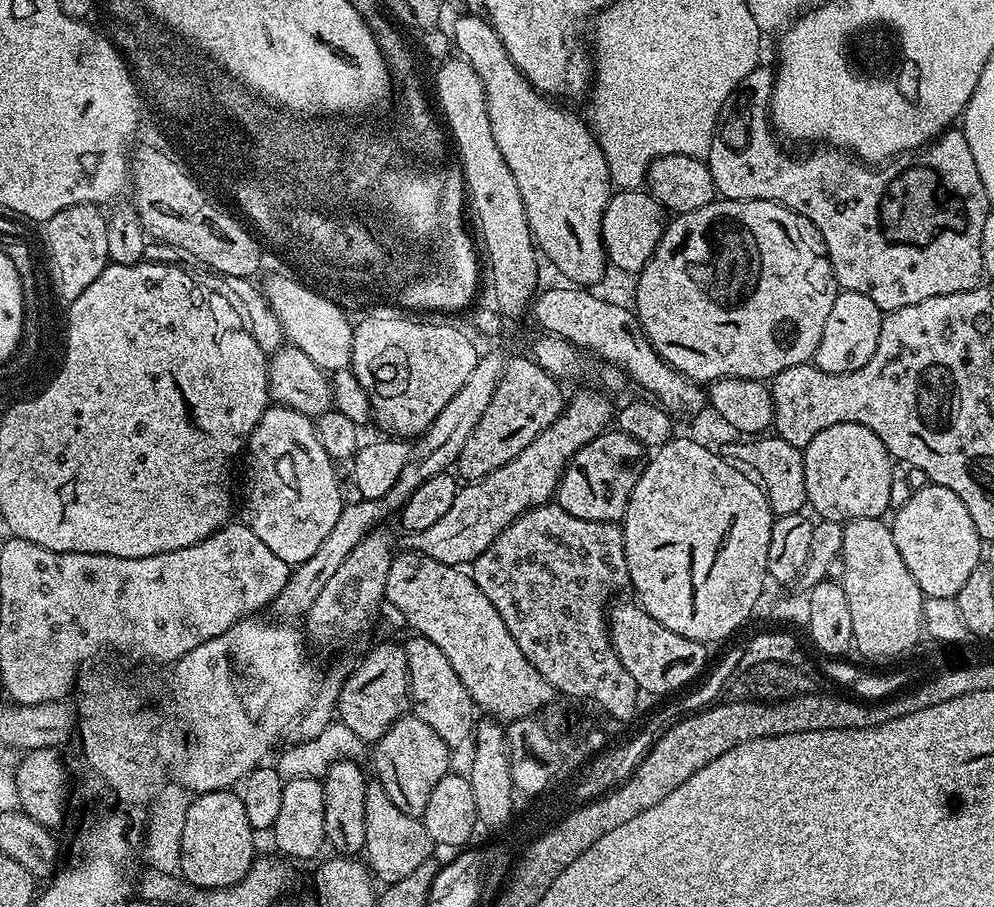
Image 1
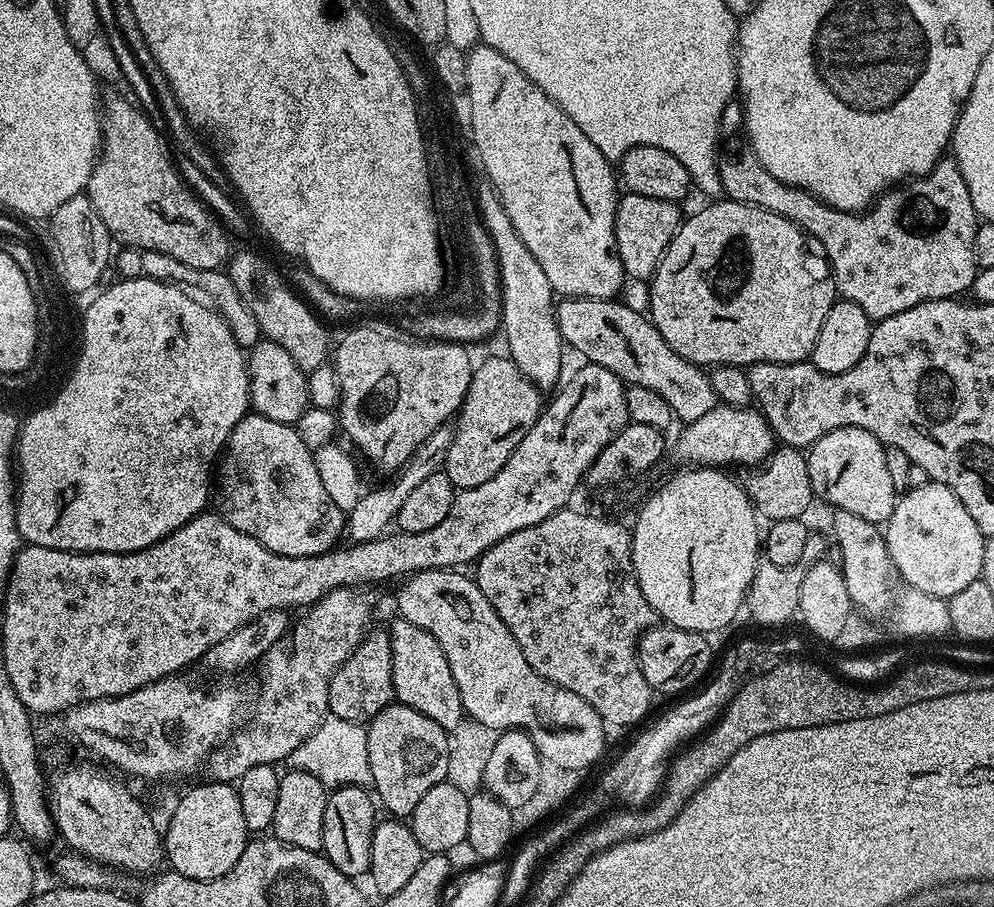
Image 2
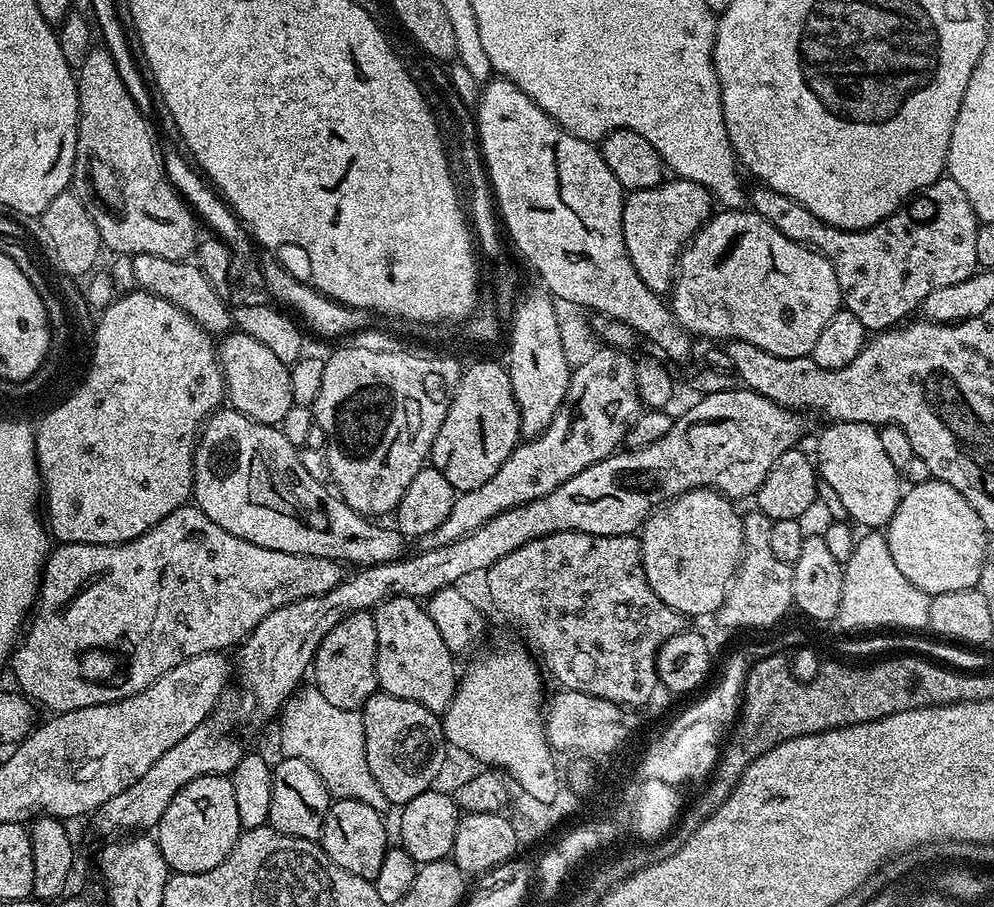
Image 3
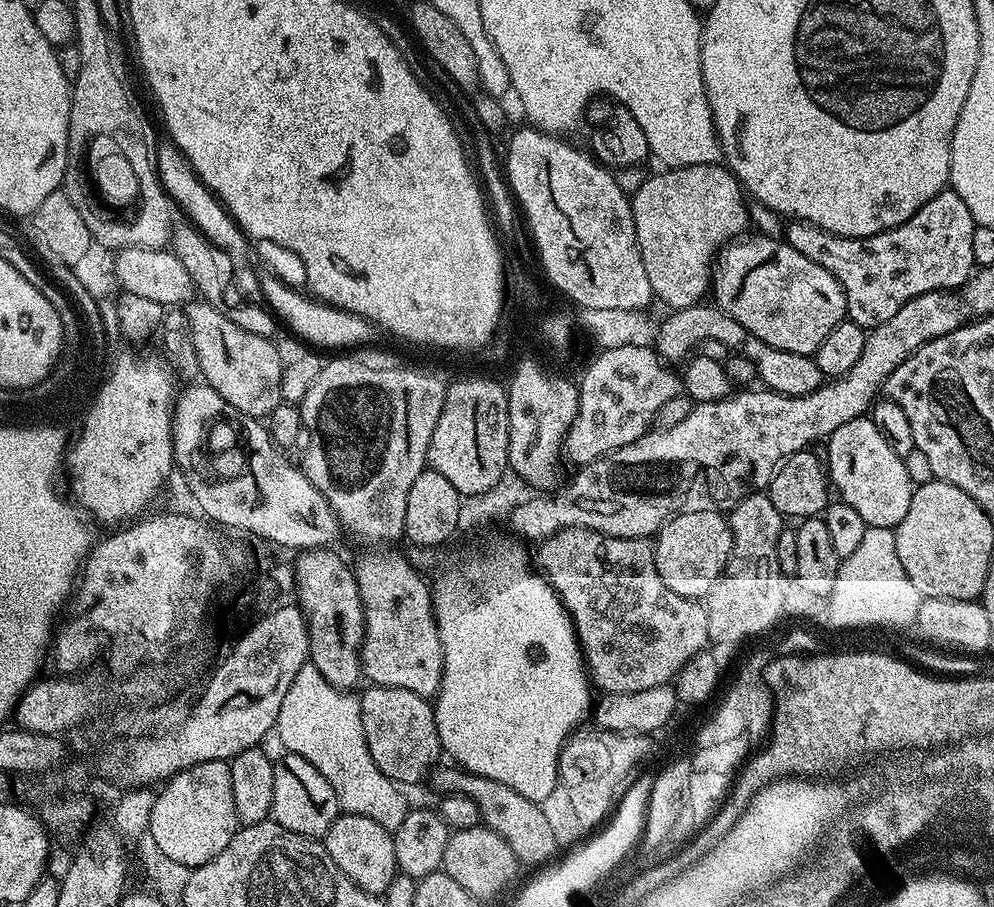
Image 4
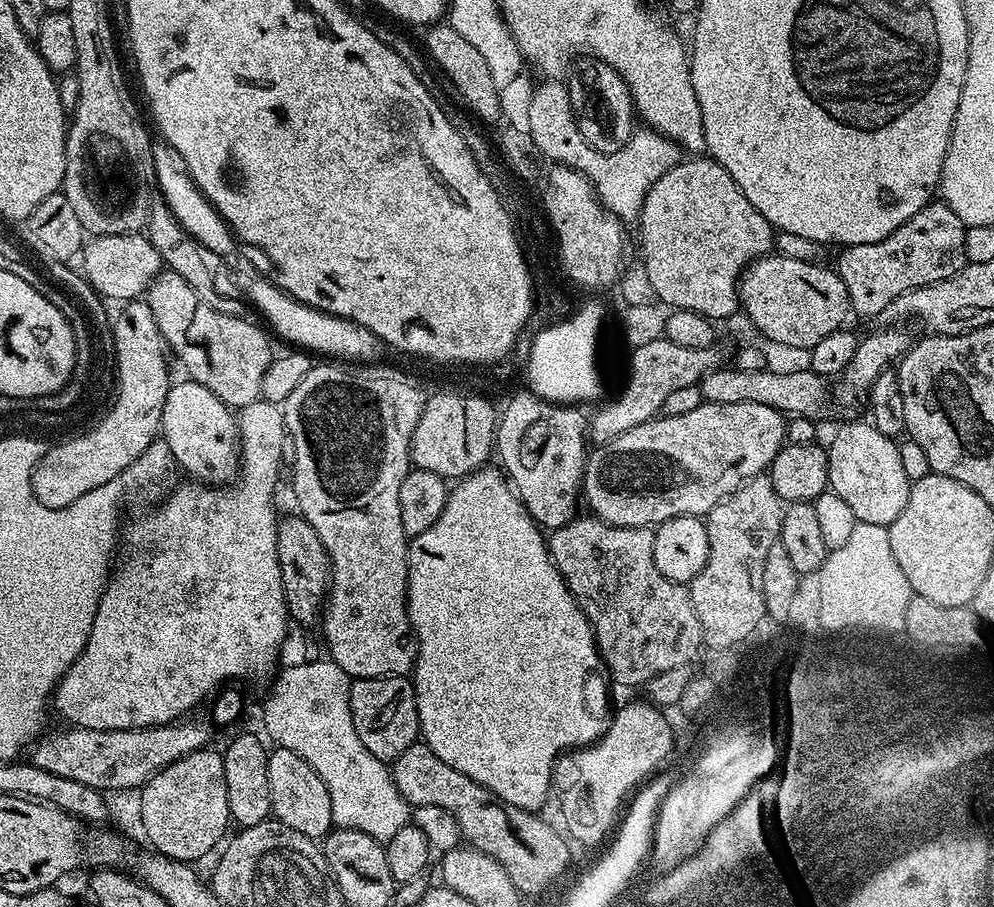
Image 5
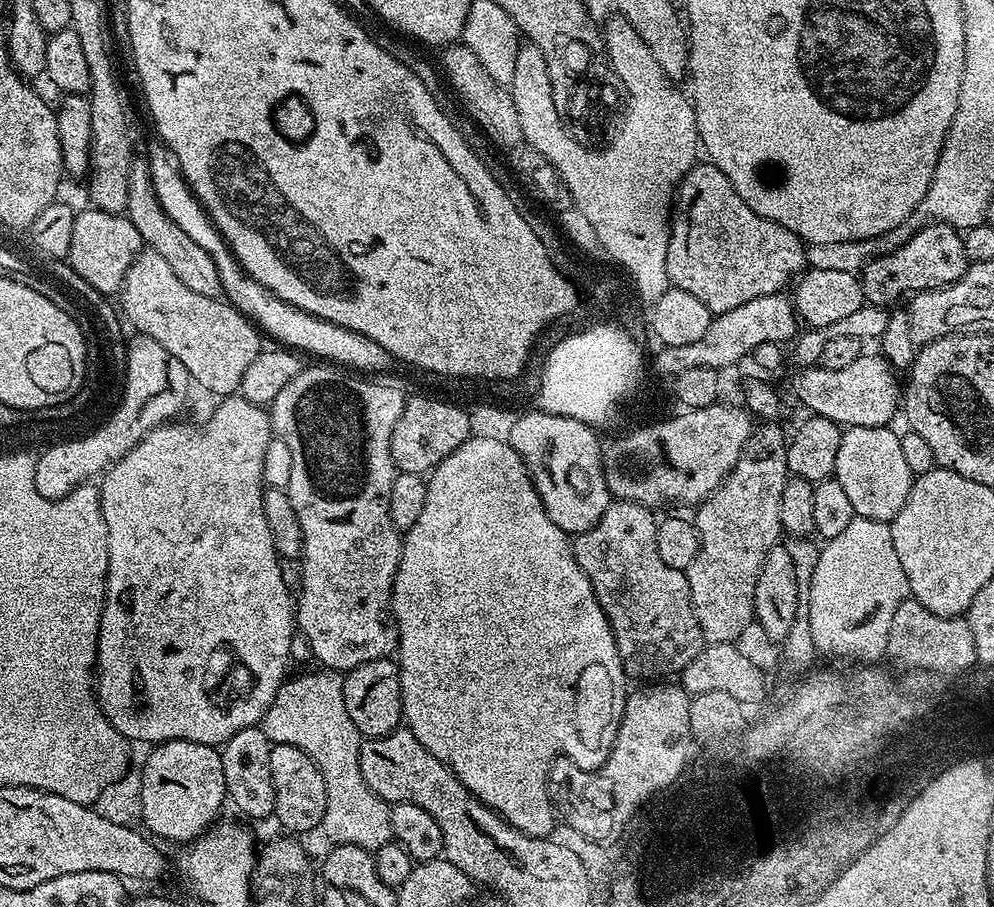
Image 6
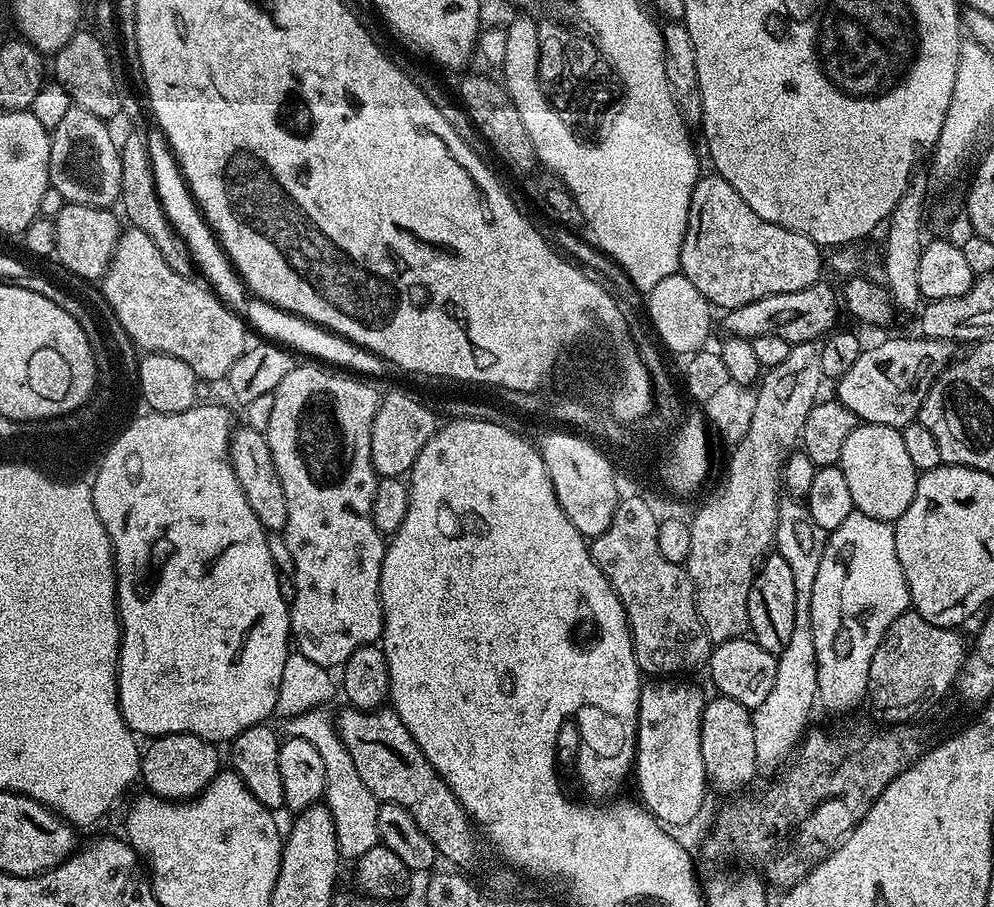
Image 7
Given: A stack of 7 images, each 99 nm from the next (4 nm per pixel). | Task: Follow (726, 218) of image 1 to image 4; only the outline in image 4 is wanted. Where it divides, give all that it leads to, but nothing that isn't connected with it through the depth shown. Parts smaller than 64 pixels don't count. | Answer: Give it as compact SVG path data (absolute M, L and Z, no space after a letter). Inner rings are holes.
M751 235L737 238L717 251L710 281L711 295L716 295L715 307L746 326L754 338L762 338L766 346L812 356L822 338L847 317L842 286L830 270L810 262L806 254L798 254L787 240Z

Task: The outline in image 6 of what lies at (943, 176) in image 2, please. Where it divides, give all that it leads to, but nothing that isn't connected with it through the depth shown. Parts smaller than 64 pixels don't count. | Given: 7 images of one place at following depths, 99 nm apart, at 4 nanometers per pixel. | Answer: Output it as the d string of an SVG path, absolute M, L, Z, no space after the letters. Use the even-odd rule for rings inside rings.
M928 222L912 233L912 237L898 250L870 261L859 273L860 285L867 303L892 306L888 304L894 303L903 292L924 292L927 288L945 288L953 284L969 263L961 233L951 224Z

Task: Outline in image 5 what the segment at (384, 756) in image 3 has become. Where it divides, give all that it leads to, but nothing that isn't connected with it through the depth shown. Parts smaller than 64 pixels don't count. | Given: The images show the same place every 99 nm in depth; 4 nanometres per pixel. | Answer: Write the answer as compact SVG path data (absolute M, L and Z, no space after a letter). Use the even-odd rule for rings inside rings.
M379 676L353 679L348 686L350 714L362 746L385 762L398 759L411 744L421 739L418 702L413 681L408 676Z

